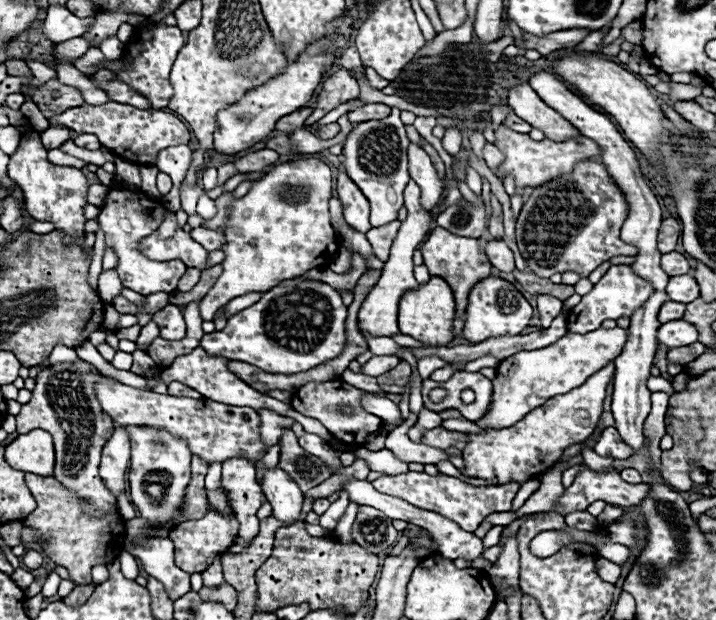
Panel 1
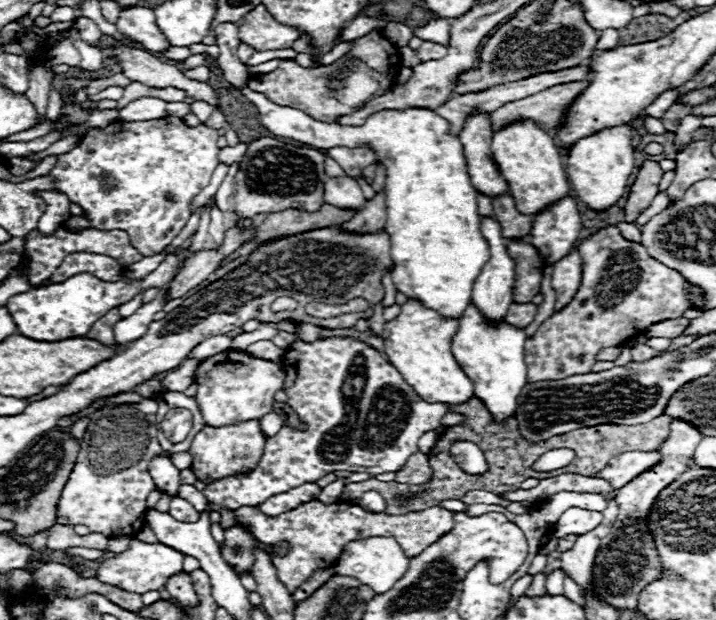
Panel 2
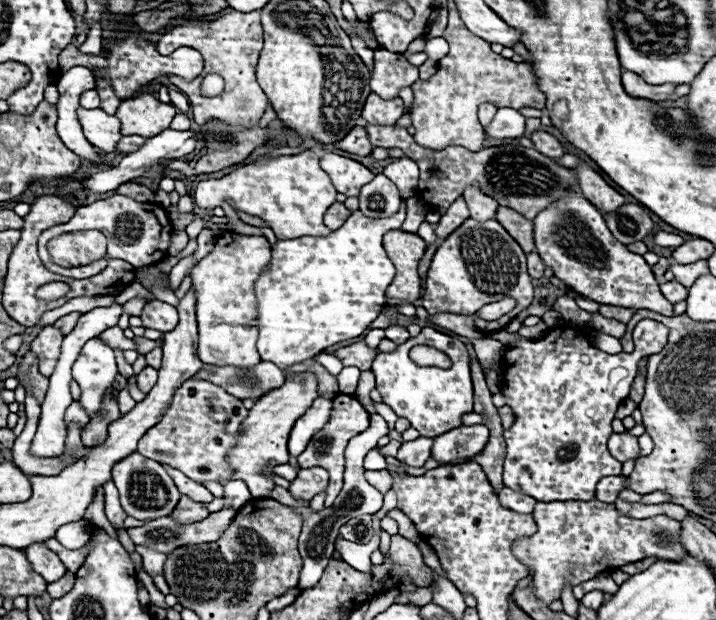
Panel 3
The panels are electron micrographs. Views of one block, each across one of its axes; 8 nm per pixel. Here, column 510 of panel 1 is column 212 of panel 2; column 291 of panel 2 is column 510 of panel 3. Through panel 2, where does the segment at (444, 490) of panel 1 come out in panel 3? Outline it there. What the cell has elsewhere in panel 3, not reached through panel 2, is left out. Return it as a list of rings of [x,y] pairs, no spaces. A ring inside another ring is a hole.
[[[641,320],[633,330],[634,351],[632,354],[610,356],[592,346],[590,340],[580,340],[580,332],[566,326],[552,328],[546,336],[538,340],[522,338],[508,346],[502,372],[504,384],[502,394],[508,398],[508,406],[514,410],[512,428],[504,430],[504,440],[508,444],[504,460],[504,484],[510,490],[524,492],[538,502],[554,500],[590,500],[594,496],[596,484],[604,476],[618,476],[622,472],[622,462],[614,460],[606,448],[608,436],[612,436],[610,422],[618,406],[628,398],[632,380],[638,374],[638,362],[644,356],[658,354],[668,342],[670,330],[656,320]]]

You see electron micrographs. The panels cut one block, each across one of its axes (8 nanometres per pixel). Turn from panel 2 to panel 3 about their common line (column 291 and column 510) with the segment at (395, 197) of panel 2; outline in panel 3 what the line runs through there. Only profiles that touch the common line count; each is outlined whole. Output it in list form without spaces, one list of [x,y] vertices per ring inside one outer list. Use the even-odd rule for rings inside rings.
[[[498,108],[494,120],[486,126],[490,138],[520,138],[526,130],[526,118],[514,108]]]

